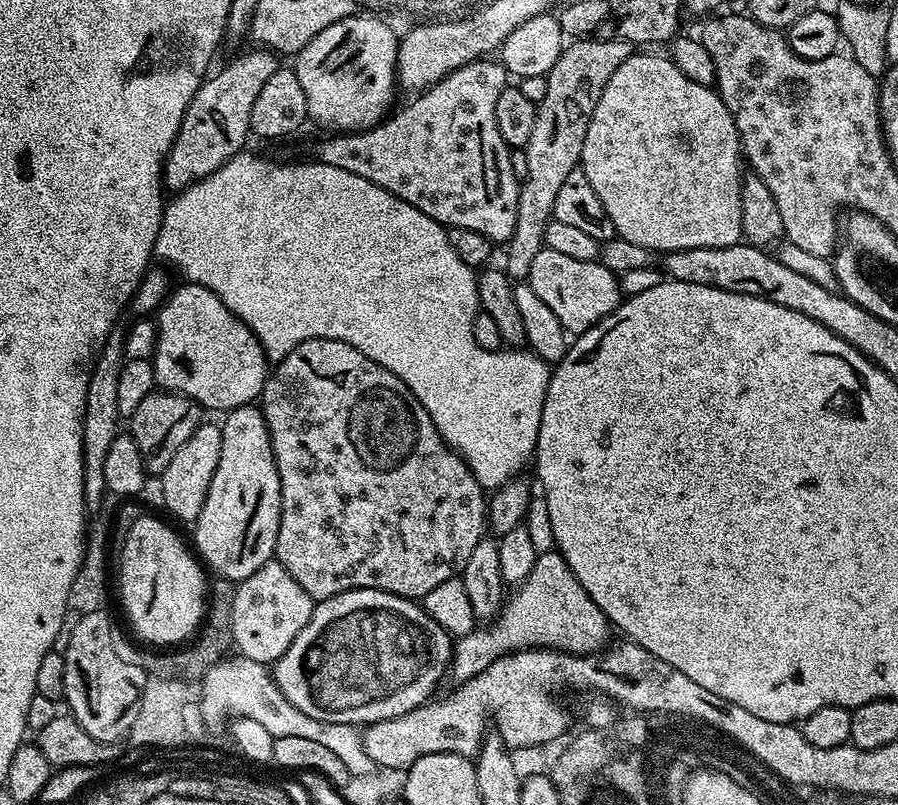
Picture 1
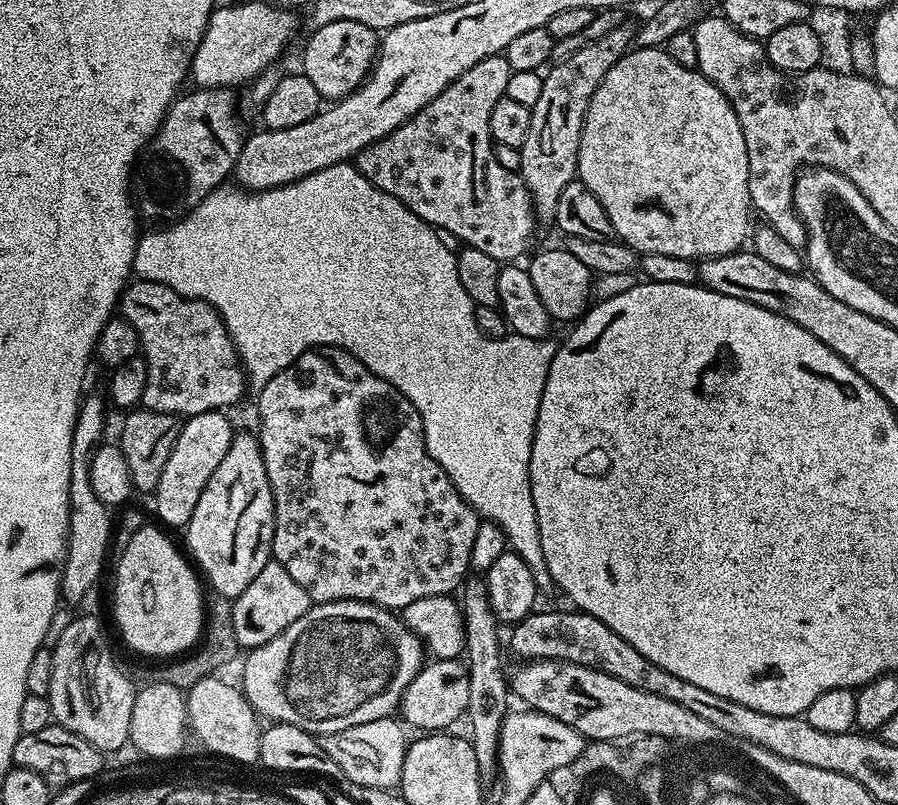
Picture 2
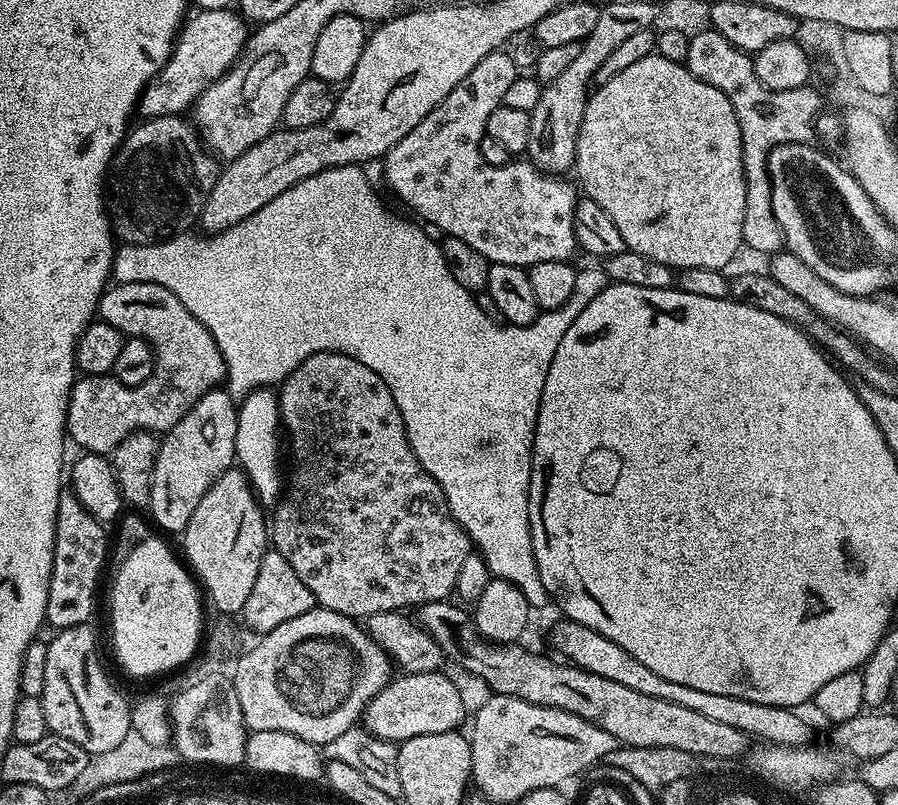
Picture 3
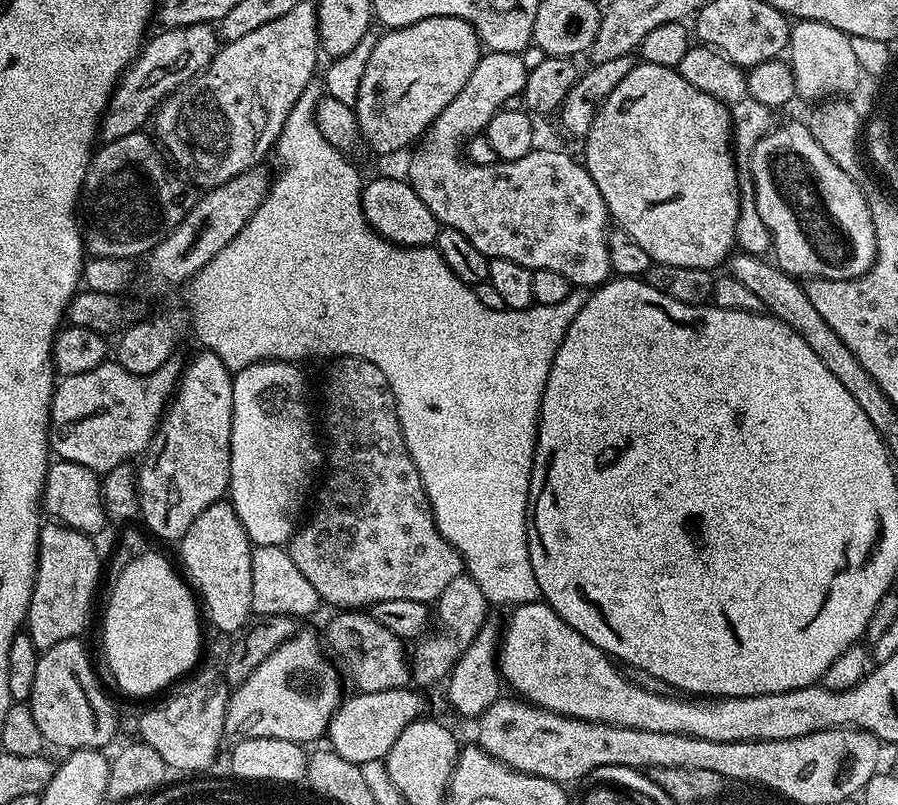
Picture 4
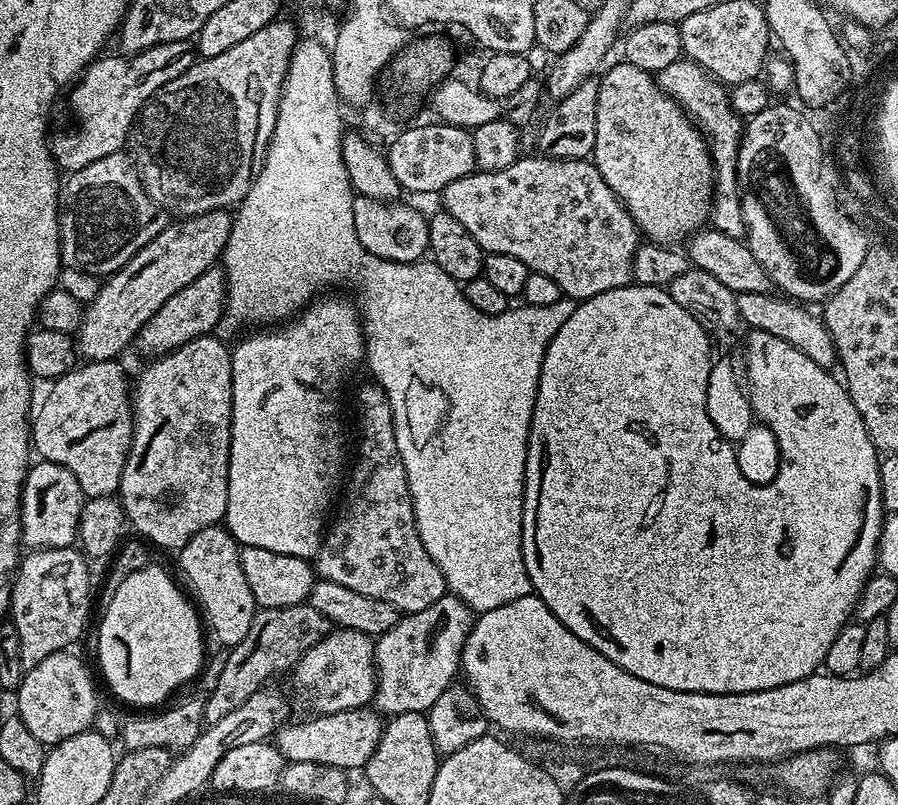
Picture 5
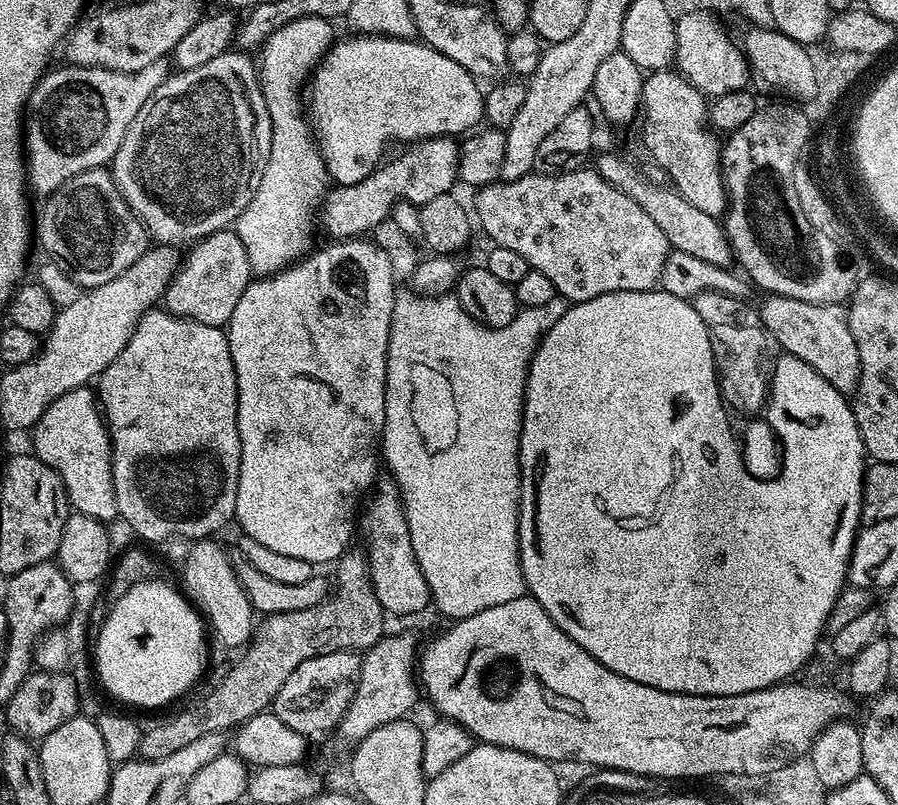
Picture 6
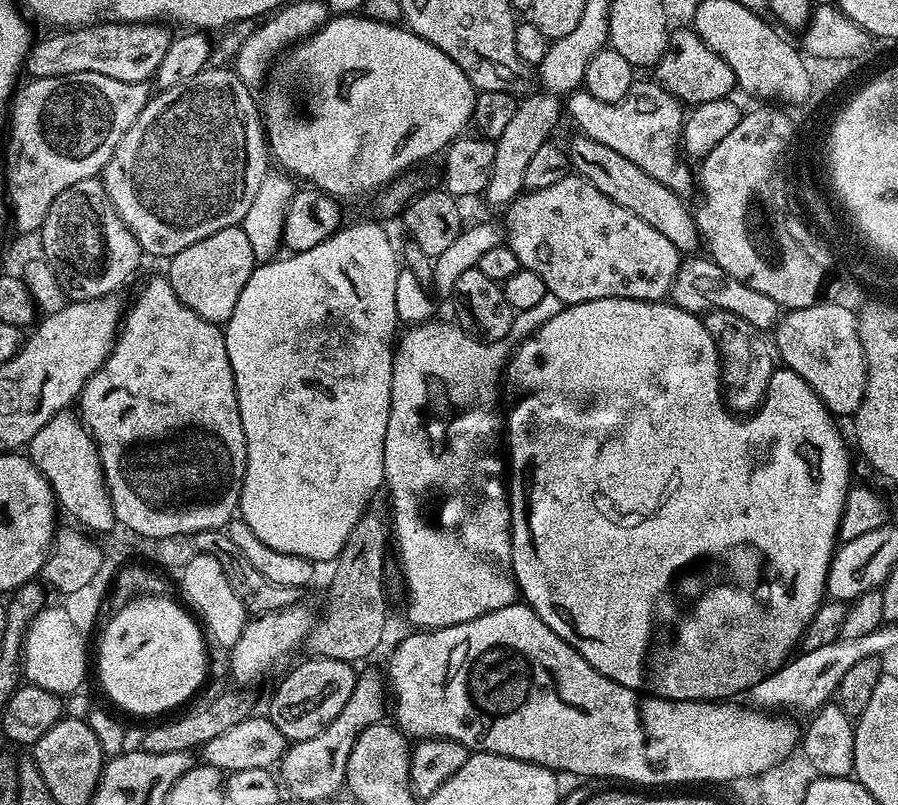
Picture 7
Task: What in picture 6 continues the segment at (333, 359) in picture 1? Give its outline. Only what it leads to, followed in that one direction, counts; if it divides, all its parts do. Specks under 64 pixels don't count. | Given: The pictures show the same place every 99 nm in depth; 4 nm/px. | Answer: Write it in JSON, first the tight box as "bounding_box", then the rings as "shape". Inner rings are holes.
{"bounding_box":[358,478,432,616],"shape":[[[380,478],[375,481],[371,496],[372,501],[369,502],[368,509],[366,504],[358,520],[359,535],[361,532],[368,543],[368,552],[366,551],[368,579],[372,581],[374,594],[384,607],[385,613],[412,616],[415,612],[422,611],[424,607],[429,607],[432,595],[418,566],[414,546],[410,542],[410,530],[406,522],[404,503],[400,500],[400,489],[397,488],[395,480]]]}

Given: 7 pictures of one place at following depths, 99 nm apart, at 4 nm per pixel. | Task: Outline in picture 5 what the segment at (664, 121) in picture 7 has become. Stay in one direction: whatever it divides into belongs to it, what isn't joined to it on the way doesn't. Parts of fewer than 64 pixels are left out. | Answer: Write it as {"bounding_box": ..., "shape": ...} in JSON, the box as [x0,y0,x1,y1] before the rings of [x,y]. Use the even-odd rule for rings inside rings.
{"bounding_box":[655,58,746,240],"shape":[[[681,58],[671,62],[670,66],[655,73],[656,84],[672,99],[677,100],[685,112],[692,117],[697,128],[704,133],[708,147],[712,150],[714,169],[714,191],[712,193],[711,227],[718,229],[729,238],[744,240],[746,222],[742,216],[742,202],[738,191],[738,154],[740,140],[744,136],[745,121],[732,109],[732,98],[729,89],[721,84],[715,76],[694,61]]]}

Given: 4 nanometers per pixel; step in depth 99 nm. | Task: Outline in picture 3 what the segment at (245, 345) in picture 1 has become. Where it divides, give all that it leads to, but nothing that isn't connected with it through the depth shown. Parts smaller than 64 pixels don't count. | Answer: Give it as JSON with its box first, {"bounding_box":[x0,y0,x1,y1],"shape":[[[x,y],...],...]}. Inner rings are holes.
{"bounding_box":[66,282,226,454],"shape":[[[154,282],[113,283],[100,296],[98,316],[125,337],[145,340],[152,347],[152,373],[138,386],[116,384],[116,392],[104,392],[106,380],[102,376],[77,379],[68,399],[66,436],[80,450],[111,454],[132,432],[168,432],[198,398],[225,383],[226,362],[214,334],[166,286]]]}

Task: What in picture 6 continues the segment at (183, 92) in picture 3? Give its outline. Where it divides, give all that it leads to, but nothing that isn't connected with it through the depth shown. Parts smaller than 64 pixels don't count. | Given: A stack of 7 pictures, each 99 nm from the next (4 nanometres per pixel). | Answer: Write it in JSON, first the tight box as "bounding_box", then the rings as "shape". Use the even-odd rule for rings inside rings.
{"bounding_box":[22,59,170,198],"shape":[[[167,59],[150,62],[150,66],[133,72],[59,67],[45,72],[36,83],[28,99],[26,127],[22,132],[26,184],[40,198],[51,196],[70,178],[111,162],[146,98],[150,98],[170,75]]]}

